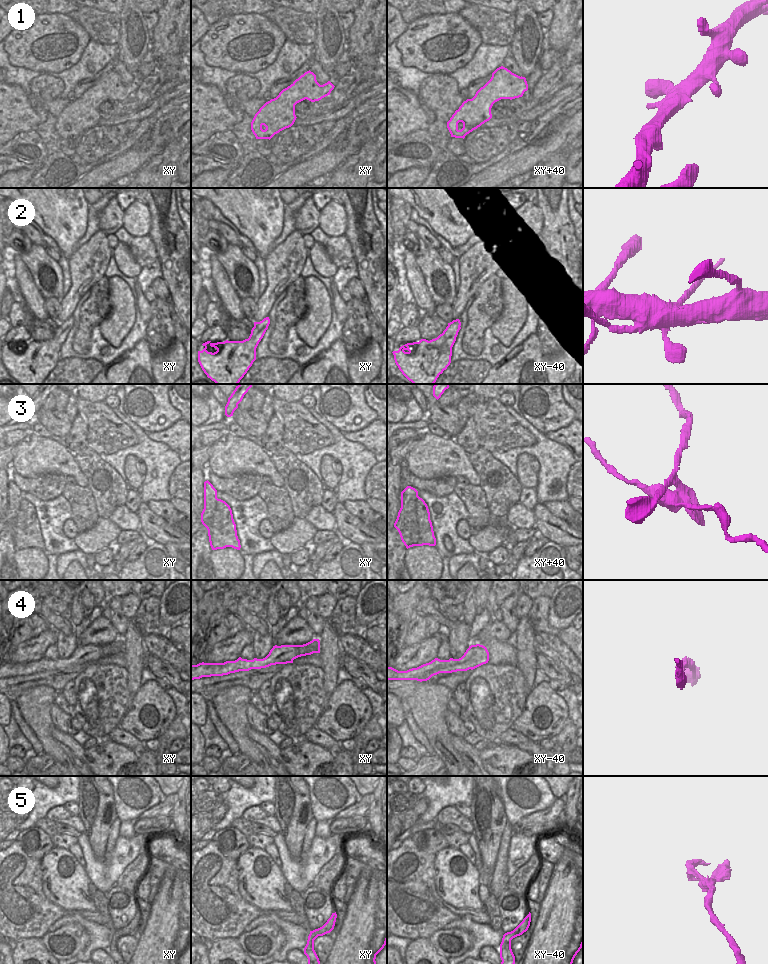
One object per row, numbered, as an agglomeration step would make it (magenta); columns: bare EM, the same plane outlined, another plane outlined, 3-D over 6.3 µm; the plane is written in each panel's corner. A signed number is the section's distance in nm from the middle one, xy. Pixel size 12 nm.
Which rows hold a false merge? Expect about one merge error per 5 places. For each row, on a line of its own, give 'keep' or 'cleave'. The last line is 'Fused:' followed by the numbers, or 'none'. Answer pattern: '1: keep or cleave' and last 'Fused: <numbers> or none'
1: keep
2: cleave
3: cleave
4: keep
5: keep
Fused: 2, 3

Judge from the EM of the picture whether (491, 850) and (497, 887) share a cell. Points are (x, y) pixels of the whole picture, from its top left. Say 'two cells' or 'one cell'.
two cells

